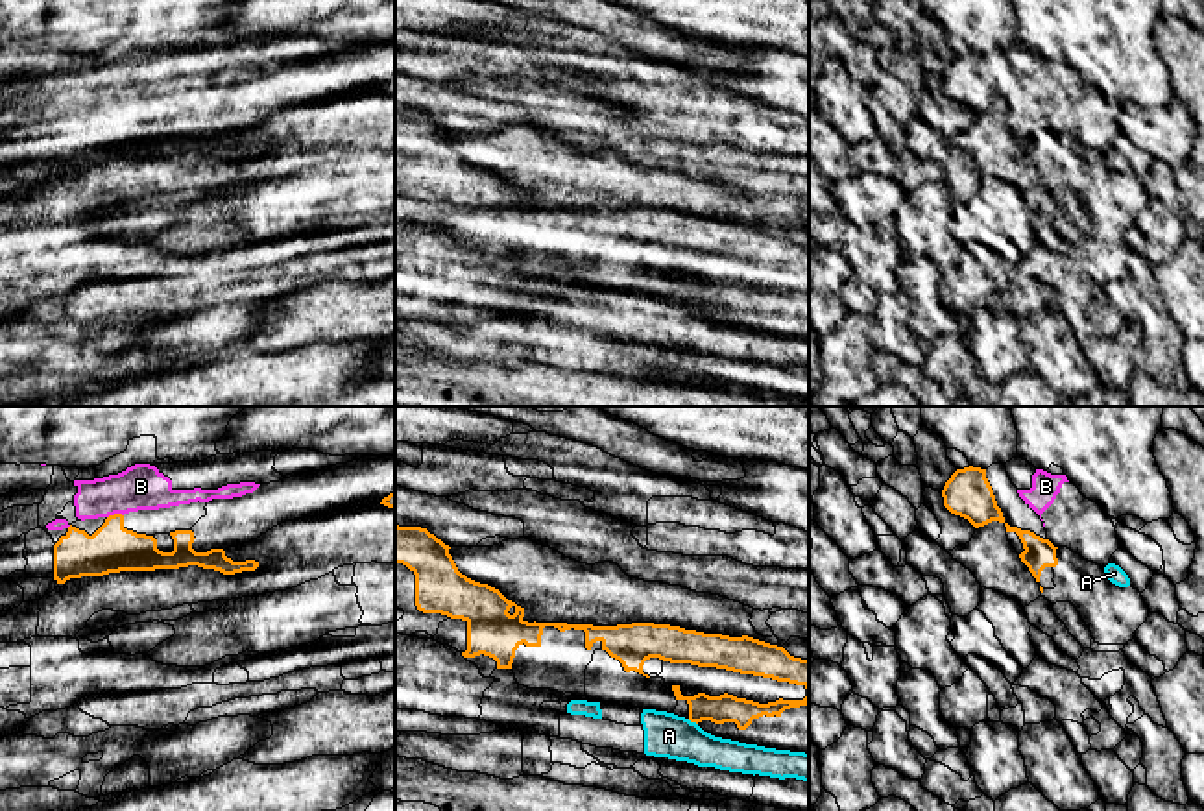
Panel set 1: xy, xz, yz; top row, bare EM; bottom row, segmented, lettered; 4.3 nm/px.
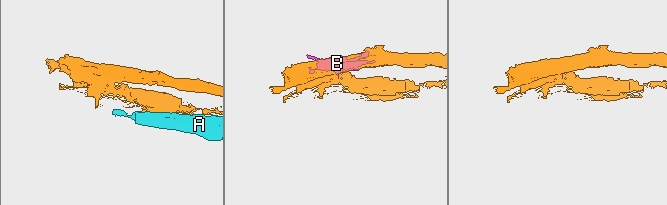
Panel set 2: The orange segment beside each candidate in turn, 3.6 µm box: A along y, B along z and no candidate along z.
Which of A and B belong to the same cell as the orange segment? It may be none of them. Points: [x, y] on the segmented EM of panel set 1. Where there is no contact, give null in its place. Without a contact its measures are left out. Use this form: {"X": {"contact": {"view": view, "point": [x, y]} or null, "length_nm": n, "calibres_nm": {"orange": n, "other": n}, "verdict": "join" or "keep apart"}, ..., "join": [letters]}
{"A": {"contact": {"view": "xz", "point": [693, 721]}, "length_nm": 50, "calibres_nm": {"orange": 130, "other": 190}, "verdict": "keep apart"}, "B": {"contact": {"view": "xy", "point": [115, 514]}, "length_nm": 70, "calibres_nm": {"orange": 200, "other": 200}, "verdict": "join"}, "join": ["B"]}

